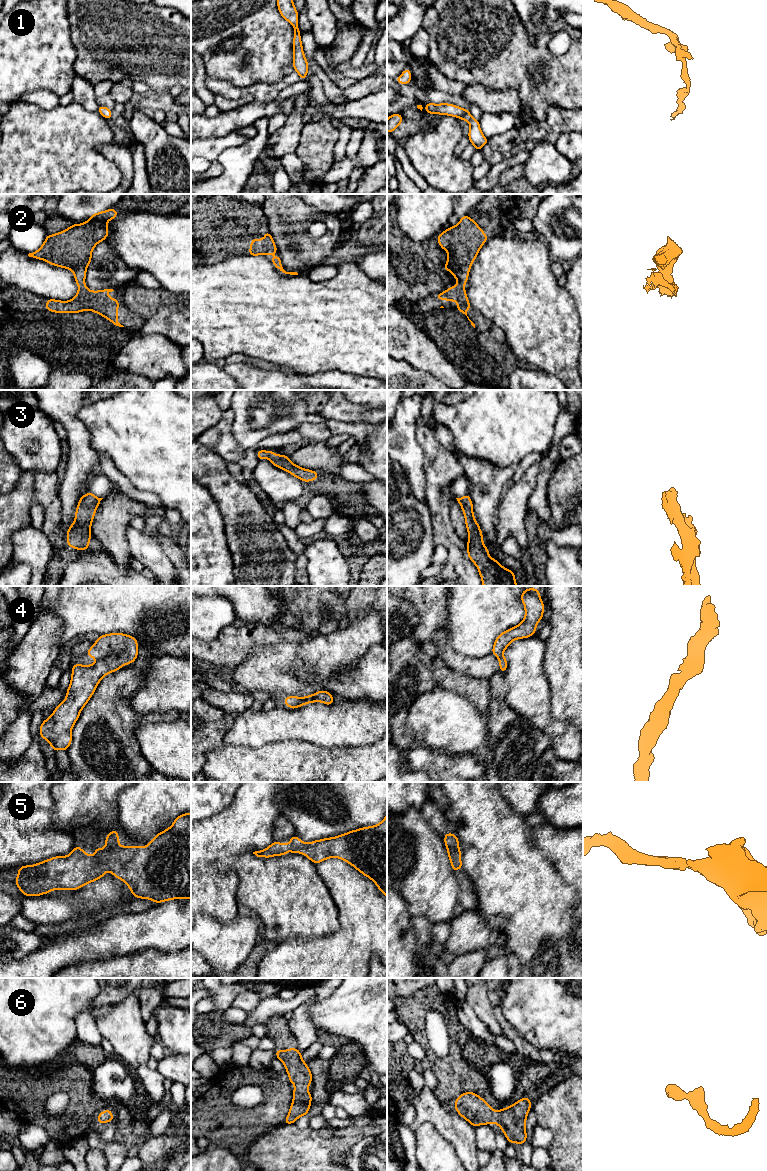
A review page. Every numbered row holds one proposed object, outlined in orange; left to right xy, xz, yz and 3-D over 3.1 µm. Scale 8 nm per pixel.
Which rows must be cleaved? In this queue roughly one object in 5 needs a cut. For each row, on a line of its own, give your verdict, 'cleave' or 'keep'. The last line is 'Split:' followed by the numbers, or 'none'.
1: keep
2: keep
3: keep
4: keep
5: keep
6: keep
Split: none

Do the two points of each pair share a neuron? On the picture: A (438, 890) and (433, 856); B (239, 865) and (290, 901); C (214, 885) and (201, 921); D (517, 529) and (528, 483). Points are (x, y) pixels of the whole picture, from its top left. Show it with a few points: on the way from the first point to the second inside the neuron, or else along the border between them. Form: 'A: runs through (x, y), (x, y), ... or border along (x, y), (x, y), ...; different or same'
A: runs through (433, 882), (433, 864); same
B: runs through (252, 871), (268, 887), (277, 889); same
C: border along (201, 913), (225, 922); different
D: runs through (517, 518), (518, 494); same

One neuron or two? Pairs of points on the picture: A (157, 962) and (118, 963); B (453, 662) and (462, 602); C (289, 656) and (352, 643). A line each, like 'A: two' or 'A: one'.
A: one
B: two
C: one

